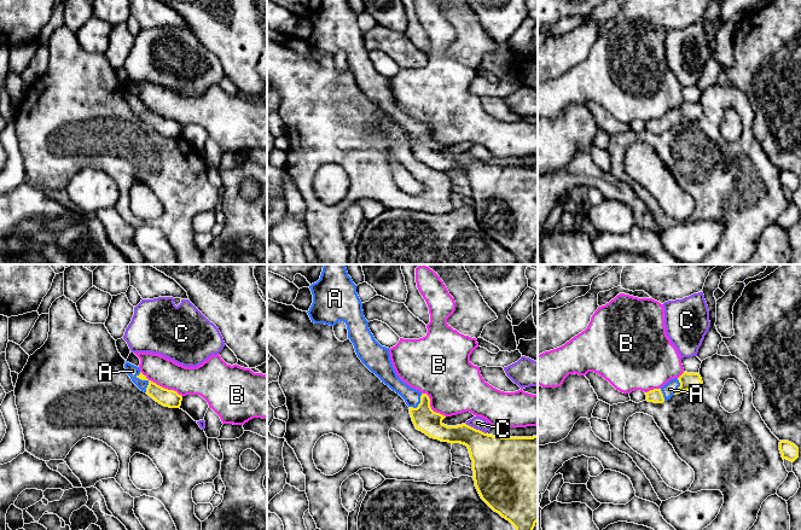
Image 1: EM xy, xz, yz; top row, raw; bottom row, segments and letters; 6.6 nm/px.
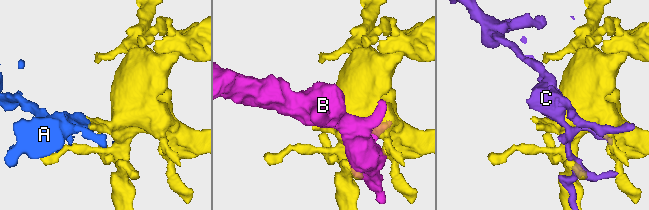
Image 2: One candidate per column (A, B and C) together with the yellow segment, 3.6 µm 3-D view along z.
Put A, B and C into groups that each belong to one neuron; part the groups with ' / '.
A / B / C

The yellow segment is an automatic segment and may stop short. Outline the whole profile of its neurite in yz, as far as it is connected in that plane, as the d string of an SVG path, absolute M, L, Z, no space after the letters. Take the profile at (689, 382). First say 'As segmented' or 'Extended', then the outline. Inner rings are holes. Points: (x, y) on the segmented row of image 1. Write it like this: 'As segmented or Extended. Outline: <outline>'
Extended. Outline: M684 372L679 378L671 379L661 389L654 389L645 392L646 401L654 403L663 403L664 401L671 400L673 395L684 391L700 390L702 386L703 382L700 373Z

